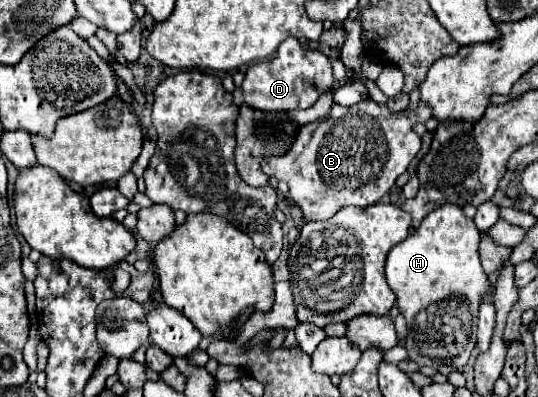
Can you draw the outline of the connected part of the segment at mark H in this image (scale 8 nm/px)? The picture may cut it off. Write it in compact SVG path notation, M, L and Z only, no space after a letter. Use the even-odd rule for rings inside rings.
M446 204L430 212L414 234L410 234L388 252L386 278L396 294L396 304L408 322L408 336L404 340L408 358L414 360L418 366L464 368L476 346L478 310L482 300L490 292L490 280L484 274L478 256L480 238L480 230L476 228L474 220L464 216L462 206Z

